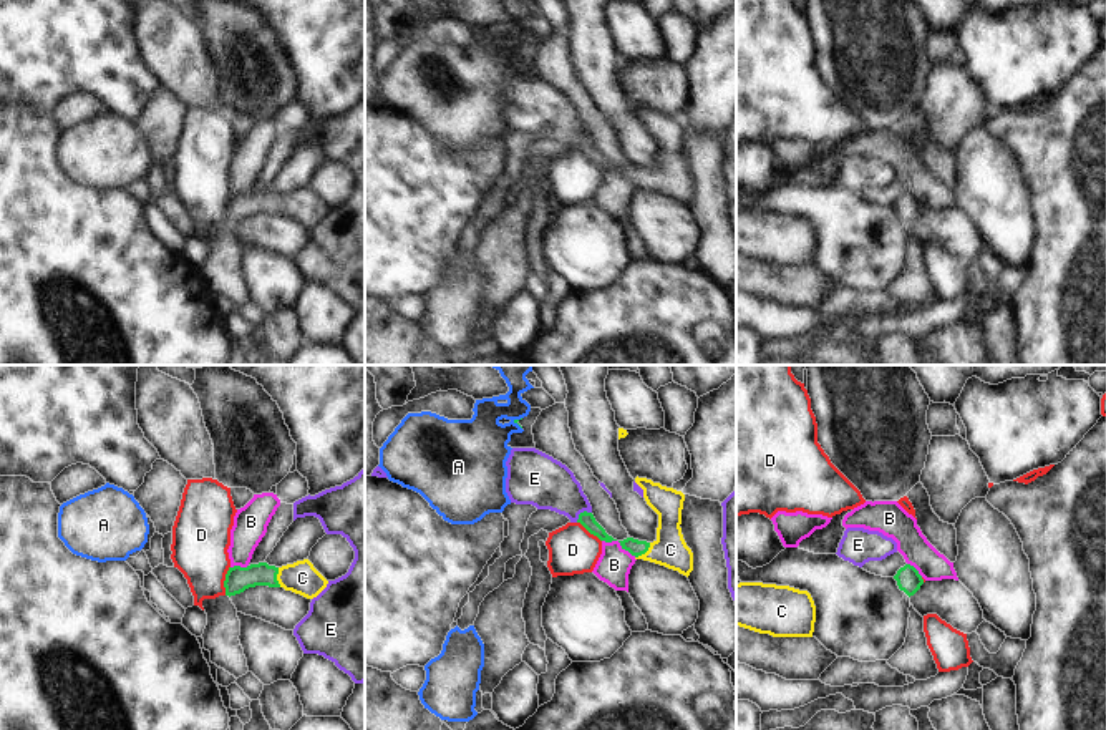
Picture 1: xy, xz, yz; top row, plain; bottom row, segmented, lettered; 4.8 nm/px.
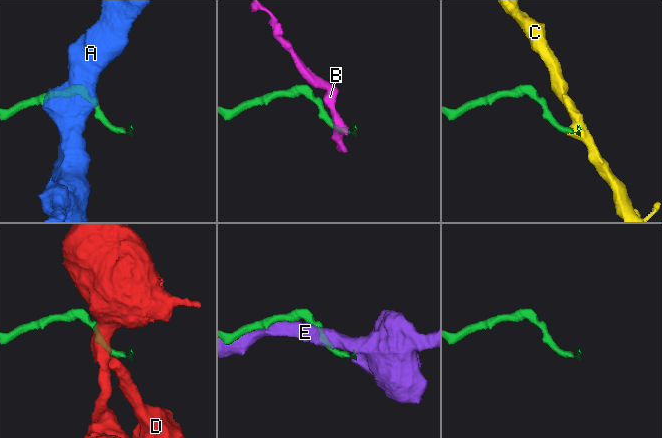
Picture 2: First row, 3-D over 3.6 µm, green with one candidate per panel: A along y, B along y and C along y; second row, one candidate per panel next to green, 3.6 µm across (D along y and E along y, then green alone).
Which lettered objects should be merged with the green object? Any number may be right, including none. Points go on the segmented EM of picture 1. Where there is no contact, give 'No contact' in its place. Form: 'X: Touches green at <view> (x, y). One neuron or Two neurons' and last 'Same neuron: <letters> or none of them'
A: Touches green at xz (516, 422). Two neurons
B: Touches green at xz (619, 541). Two neurons
C: Touches green at xz (644, 553). One neuron
D: Touches green at xy (224, 581). Two neurons
E: Touches green at xz (581, 513). Two neurons
Same neuron: C.

